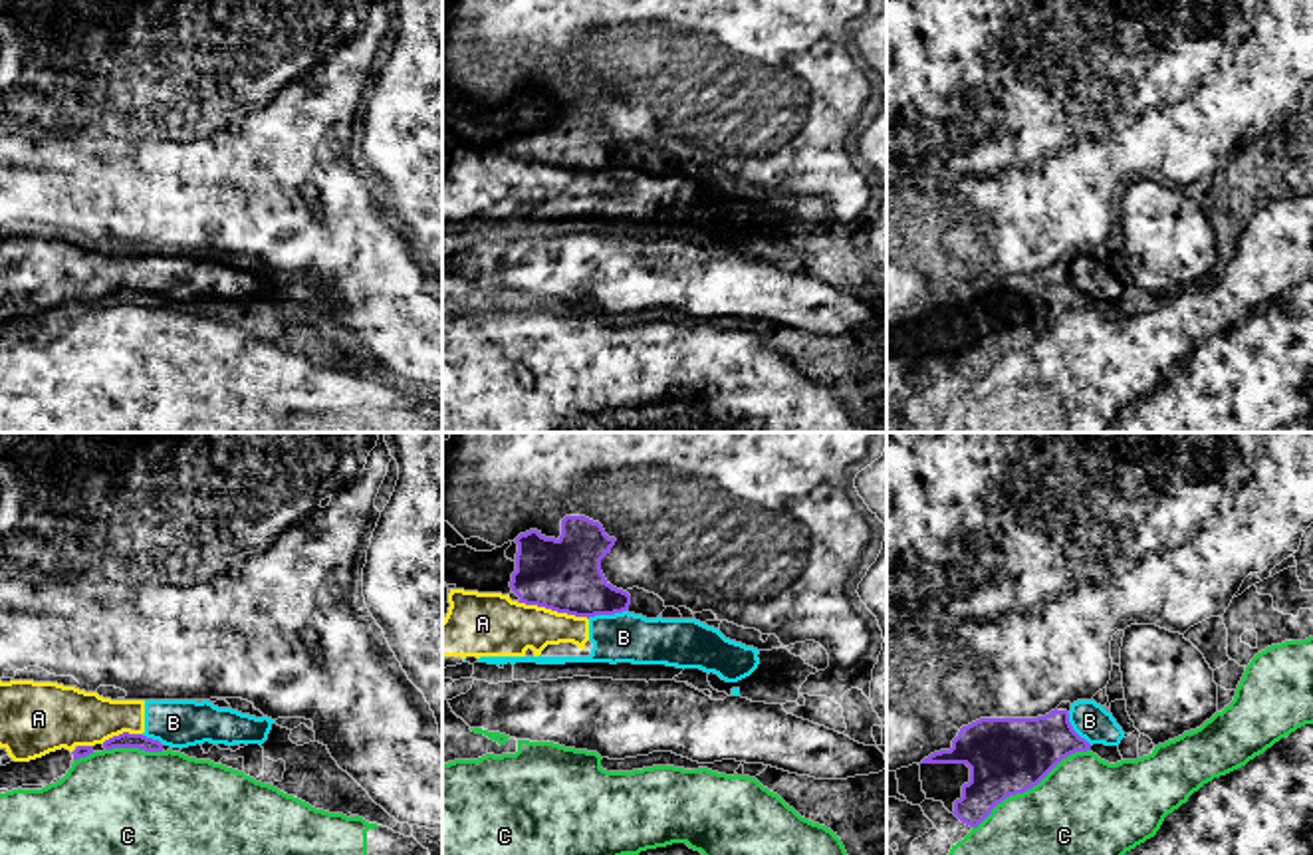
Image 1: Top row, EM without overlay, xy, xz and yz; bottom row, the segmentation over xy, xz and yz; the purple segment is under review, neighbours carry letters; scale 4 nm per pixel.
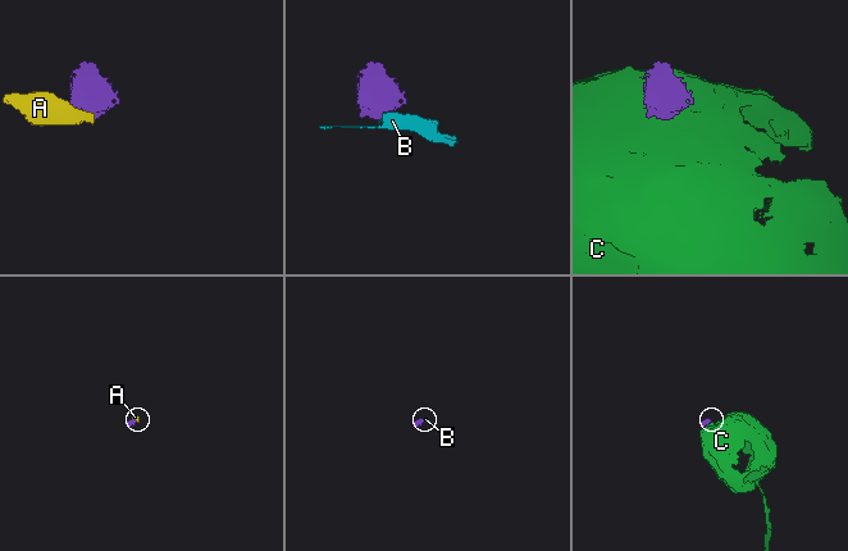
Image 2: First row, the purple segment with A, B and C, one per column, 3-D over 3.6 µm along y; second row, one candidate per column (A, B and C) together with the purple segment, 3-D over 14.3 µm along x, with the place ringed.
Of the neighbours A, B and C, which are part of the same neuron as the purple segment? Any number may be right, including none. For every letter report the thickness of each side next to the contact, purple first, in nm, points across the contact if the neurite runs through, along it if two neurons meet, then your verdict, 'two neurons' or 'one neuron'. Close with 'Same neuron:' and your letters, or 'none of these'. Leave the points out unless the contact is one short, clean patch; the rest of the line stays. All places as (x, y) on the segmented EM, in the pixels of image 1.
A: 300 nm thick on the purple side, 260 nm on the other; border along xz (520, 602), (588, 619); two neurons
B: 300 nm thick on the purple side, 200 nm on the other; border along xz (625, 610), (588, 617); two neurons
C: 320 nm thick on the purple side, 400 nm on the other; two neurons
Same neuron: none of these

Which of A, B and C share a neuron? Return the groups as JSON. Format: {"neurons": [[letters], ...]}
{"neurons": [["A", "B"], ["C"]]}

